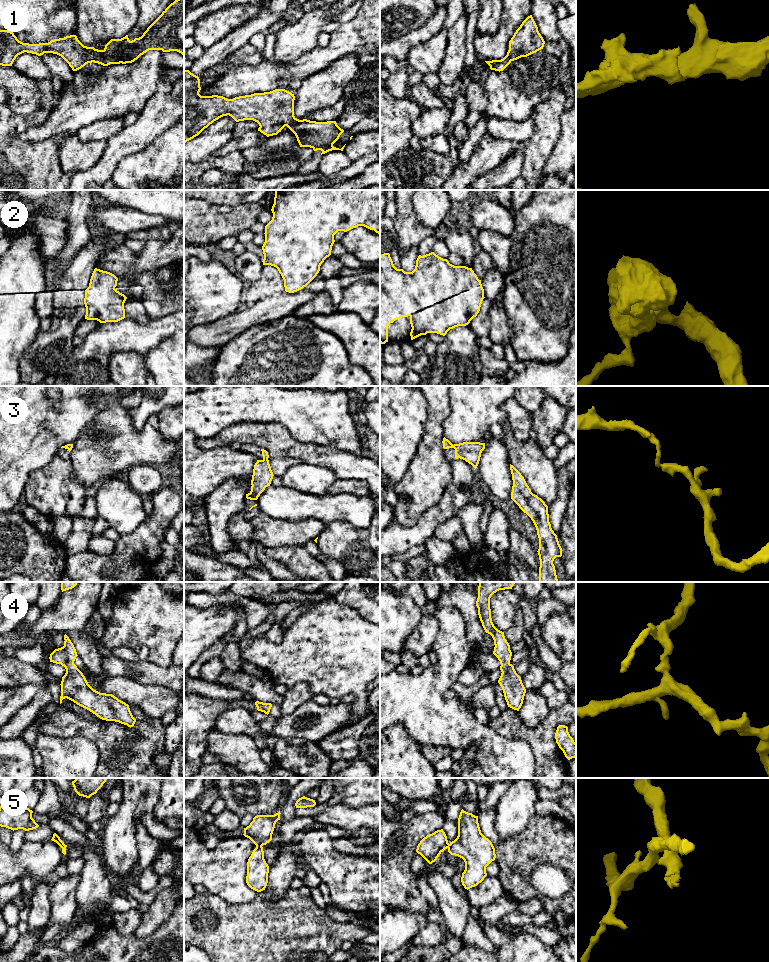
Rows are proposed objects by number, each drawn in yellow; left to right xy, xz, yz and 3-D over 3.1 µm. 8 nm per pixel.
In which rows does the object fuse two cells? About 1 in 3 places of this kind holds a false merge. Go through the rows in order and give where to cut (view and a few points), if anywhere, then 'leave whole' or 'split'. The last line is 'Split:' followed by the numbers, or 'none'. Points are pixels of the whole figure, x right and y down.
1: cut none; leave whole
2: cut none; leave whole
3: cut none; leave whole
4: cut none; leave whole
5: cut xz (256, 845), (261, 846); split
Split: 5

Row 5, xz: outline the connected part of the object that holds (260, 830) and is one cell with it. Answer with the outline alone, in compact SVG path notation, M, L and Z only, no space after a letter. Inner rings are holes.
M280 811L274 815L257 815L249 826L244 828L244 836L256 846L263 846L272 840L276 822L280 820Z

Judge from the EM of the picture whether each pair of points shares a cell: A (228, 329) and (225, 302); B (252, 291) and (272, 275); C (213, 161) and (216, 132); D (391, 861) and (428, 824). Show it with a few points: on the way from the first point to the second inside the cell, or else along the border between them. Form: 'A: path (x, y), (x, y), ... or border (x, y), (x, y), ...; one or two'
A: border (242, 306), (222, 318), (204, 324); two
B: path (257, 290), (268, 280); one
C: border (213, 154), (194, 163); two
D: path (401, 854), (402, 849), (418, 833); one

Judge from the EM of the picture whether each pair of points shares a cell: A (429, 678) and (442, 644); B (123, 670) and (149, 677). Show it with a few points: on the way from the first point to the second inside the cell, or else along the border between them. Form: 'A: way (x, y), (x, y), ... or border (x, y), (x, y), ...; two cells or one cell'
A: way (439, 674), (443, 670), (443, 654); one cell
B: way (129, 669), (140, 669), (143, 671); one cell

